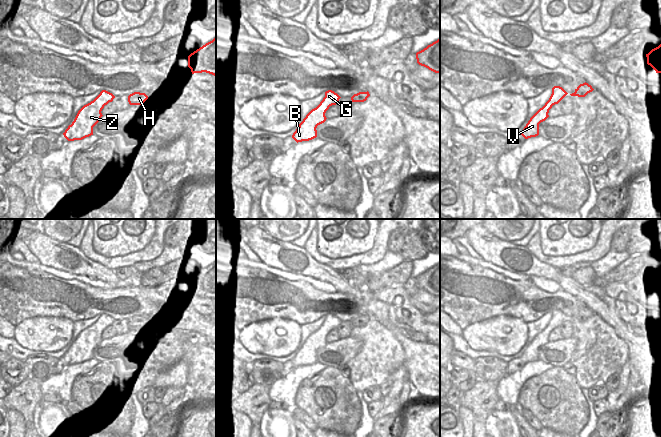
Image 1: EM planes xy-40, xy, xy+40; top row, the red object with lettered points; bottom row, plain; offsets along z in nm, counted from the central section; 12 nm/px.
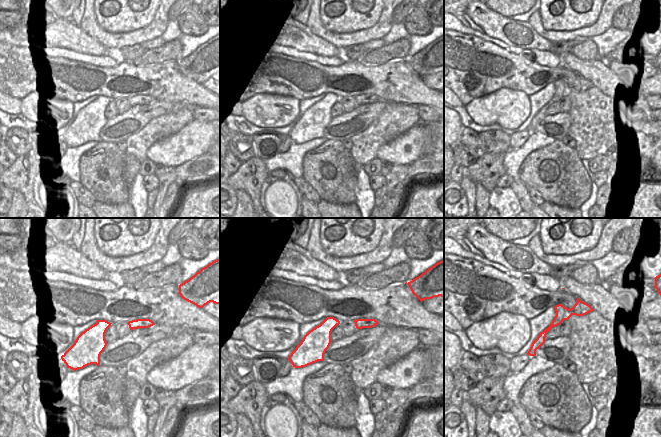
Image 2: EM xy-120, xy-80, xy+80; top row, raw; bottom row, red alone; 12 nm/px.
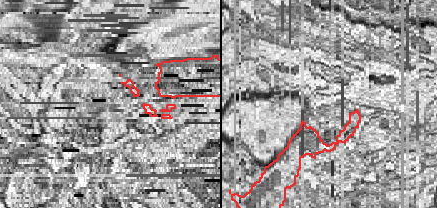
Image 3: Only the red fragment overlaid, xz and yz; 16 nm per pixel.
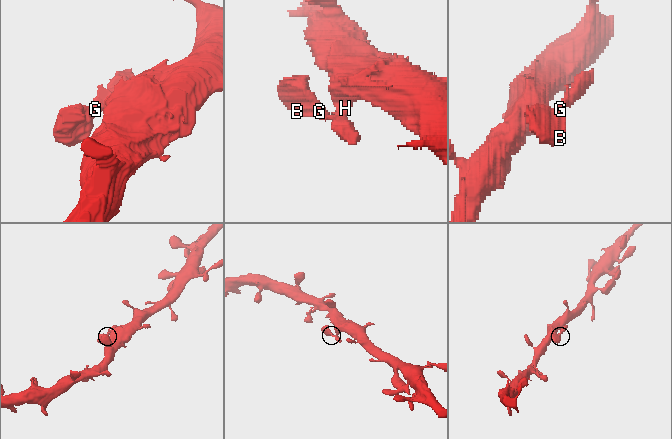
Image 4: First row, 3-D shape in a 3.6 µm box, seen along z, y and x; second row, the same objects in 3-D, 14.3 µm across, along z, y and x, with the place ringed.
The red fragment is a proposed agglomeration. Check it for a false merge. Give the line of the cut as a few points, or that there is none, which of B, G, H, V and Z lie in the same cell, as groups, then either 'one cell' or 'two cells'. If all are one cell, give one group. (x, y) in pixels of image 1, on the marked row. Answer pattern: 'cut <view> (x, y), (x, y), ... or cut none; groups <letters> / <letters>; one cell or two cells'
cut xy+40 (586, 94), (580, 96); groups B G V Z / H; two cells

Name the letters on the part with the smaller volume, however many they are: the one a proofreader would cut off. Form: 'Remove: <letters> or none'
Remove: B, G, V, Z

